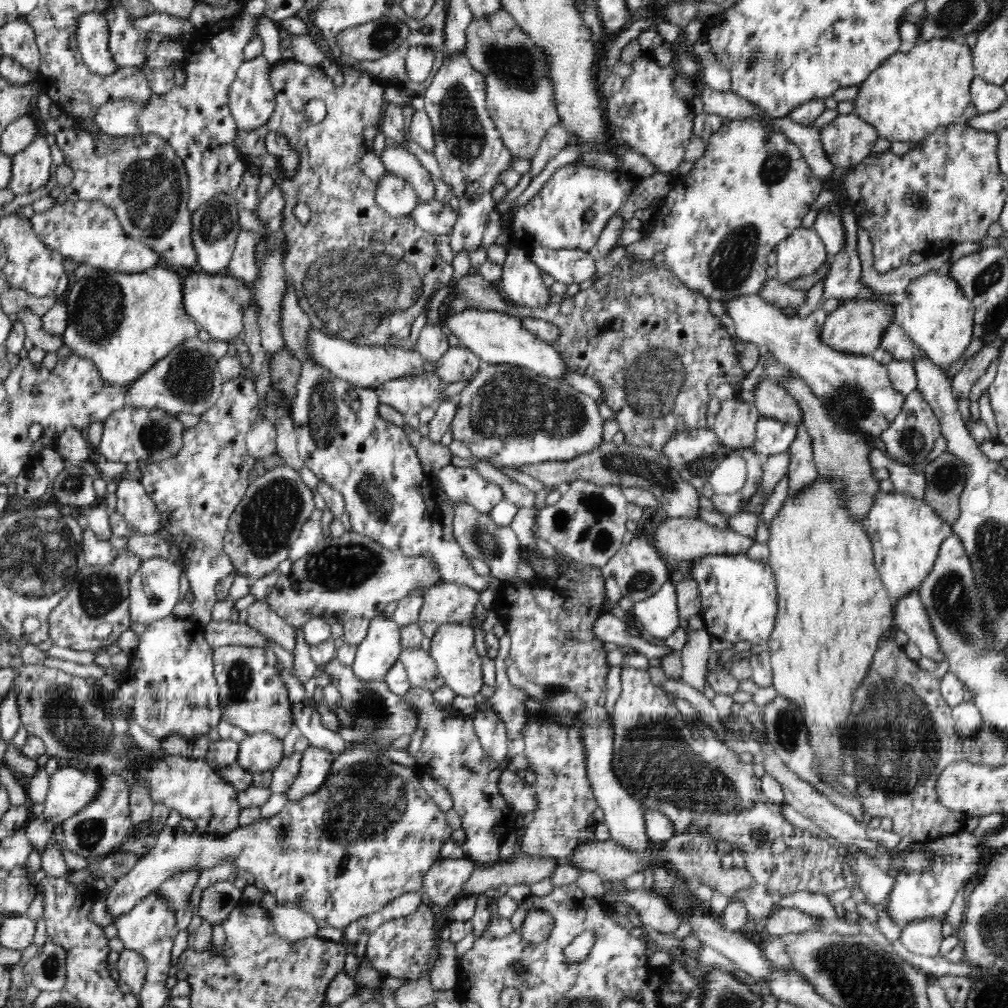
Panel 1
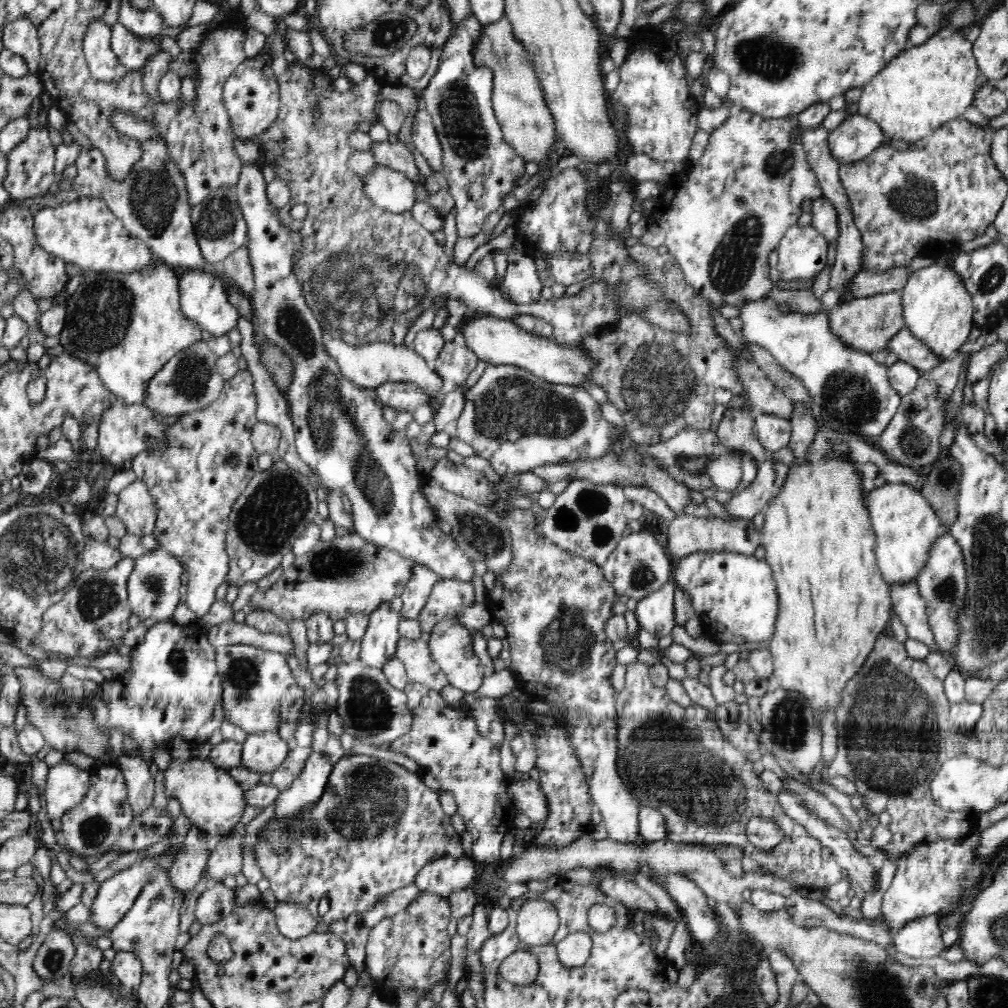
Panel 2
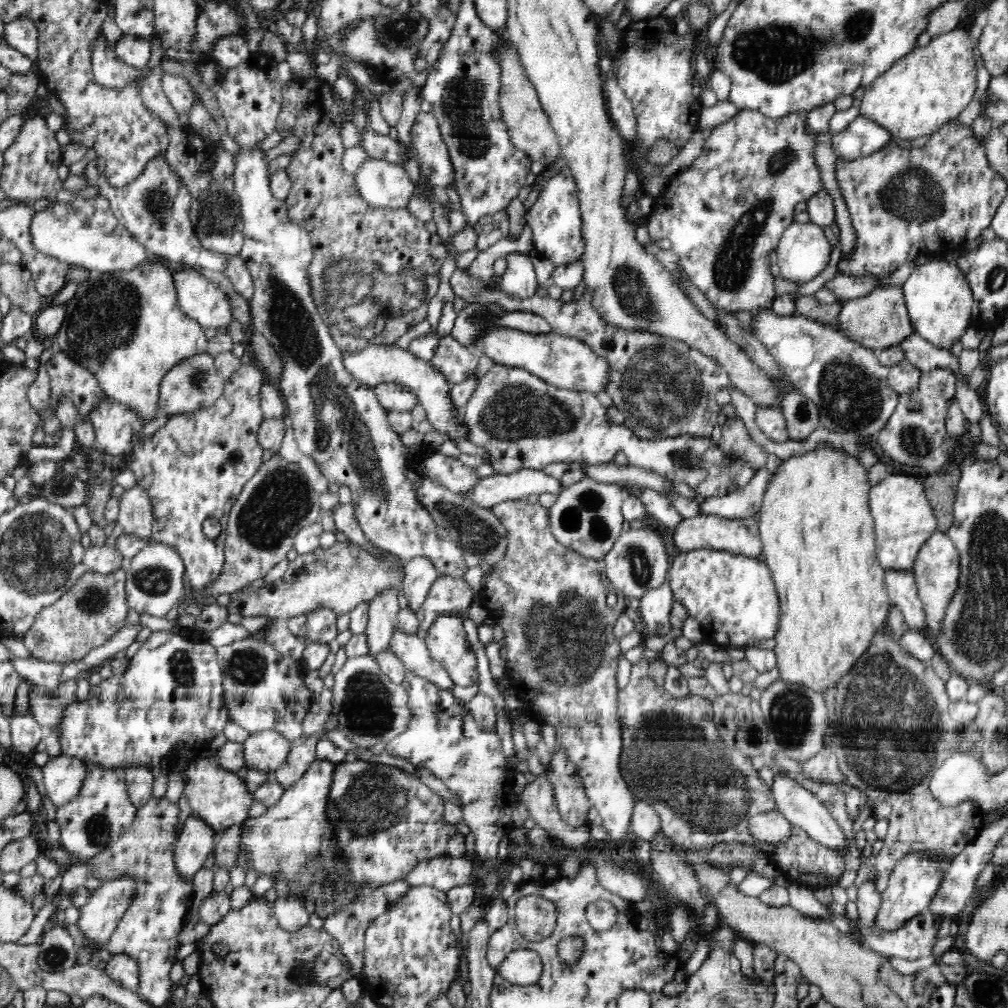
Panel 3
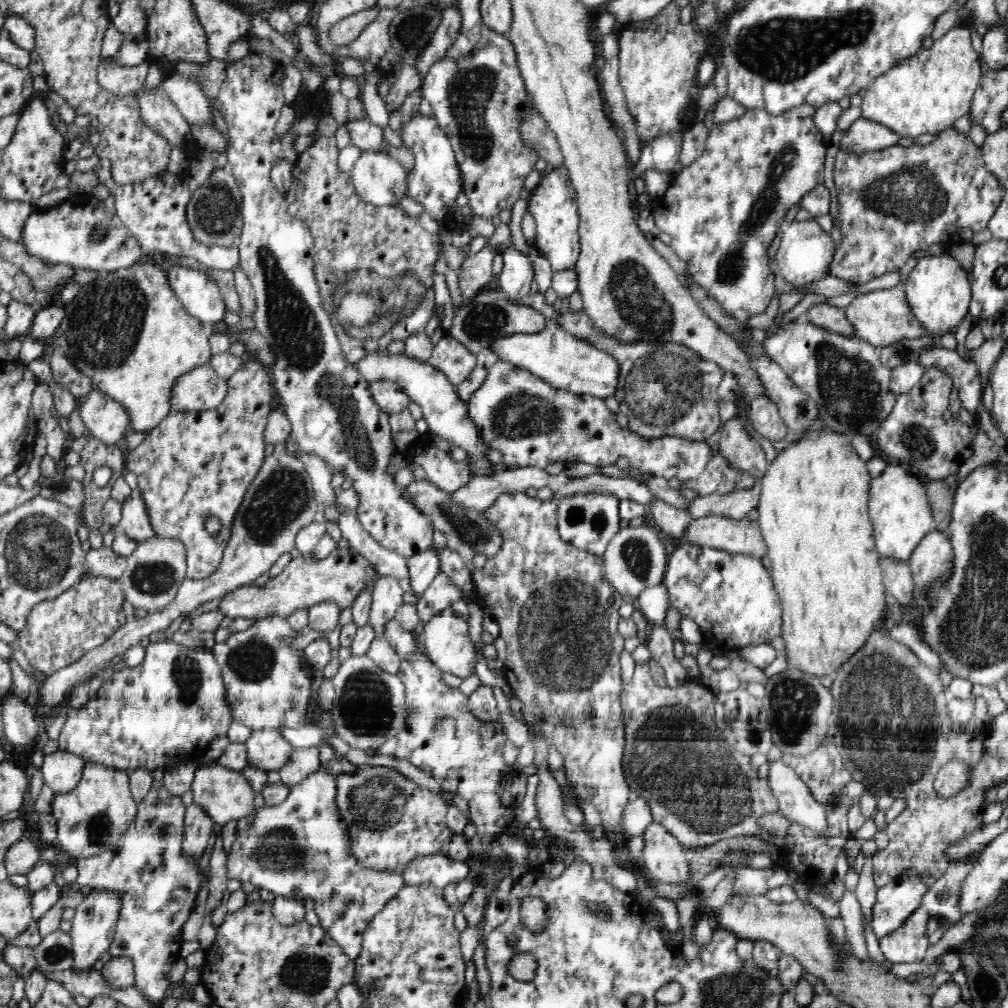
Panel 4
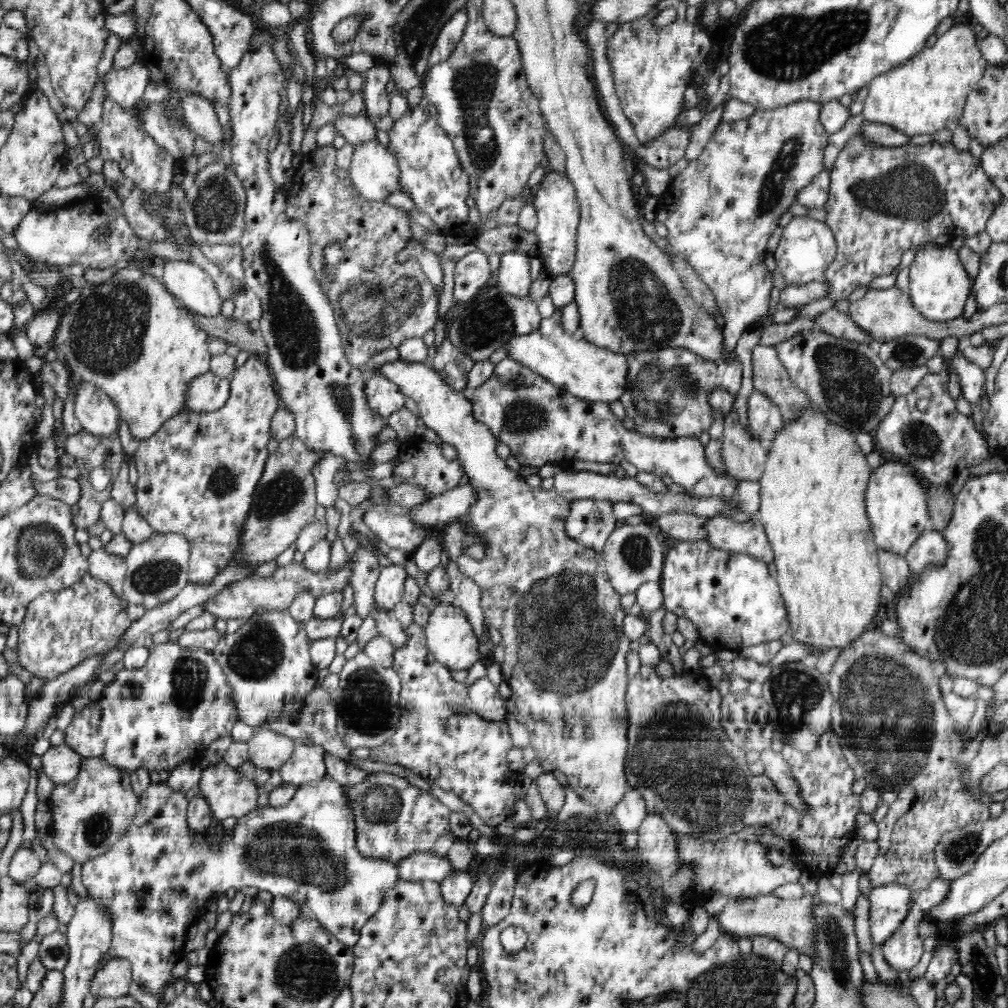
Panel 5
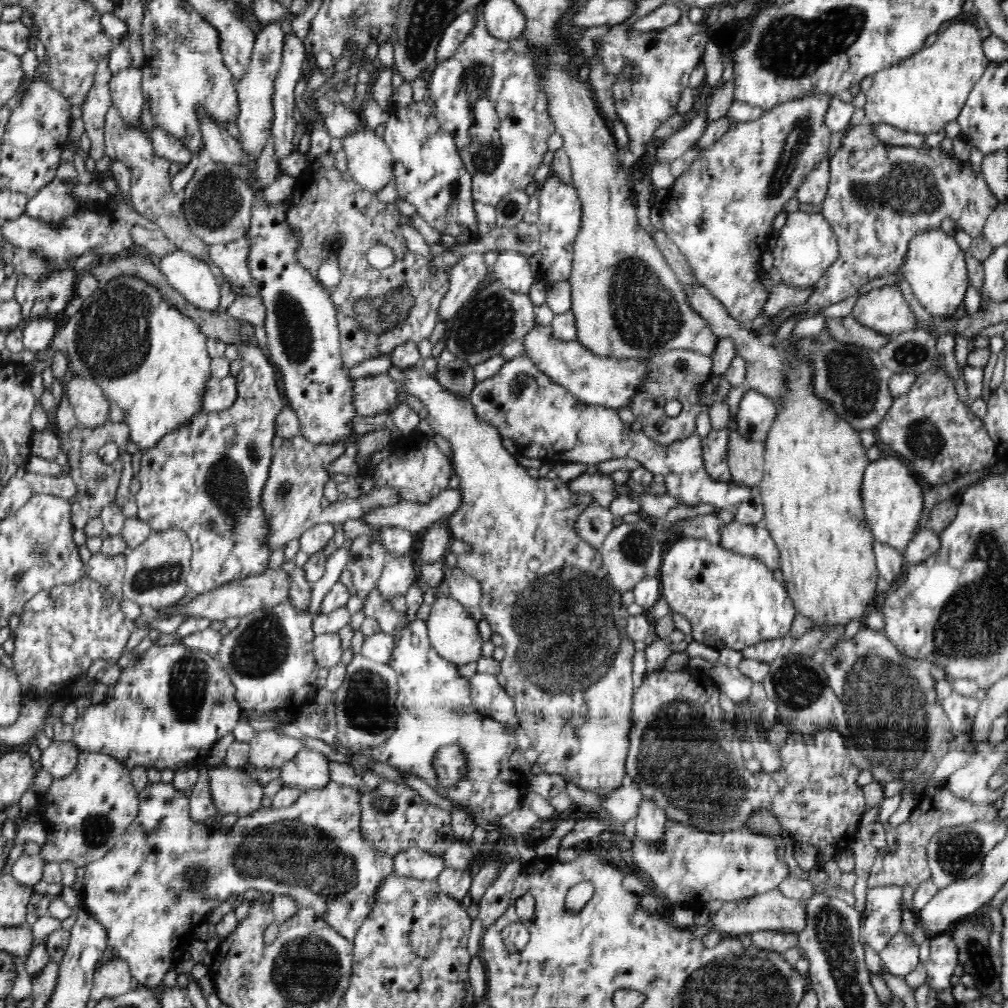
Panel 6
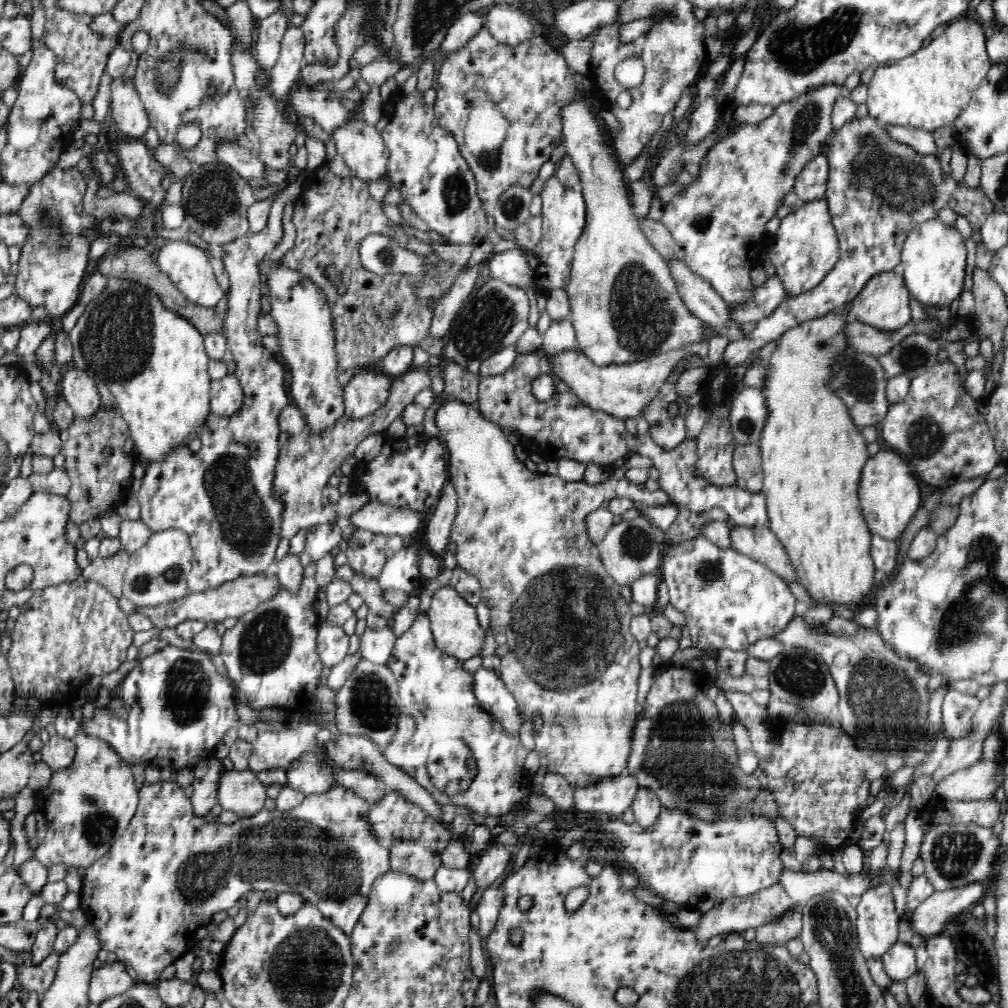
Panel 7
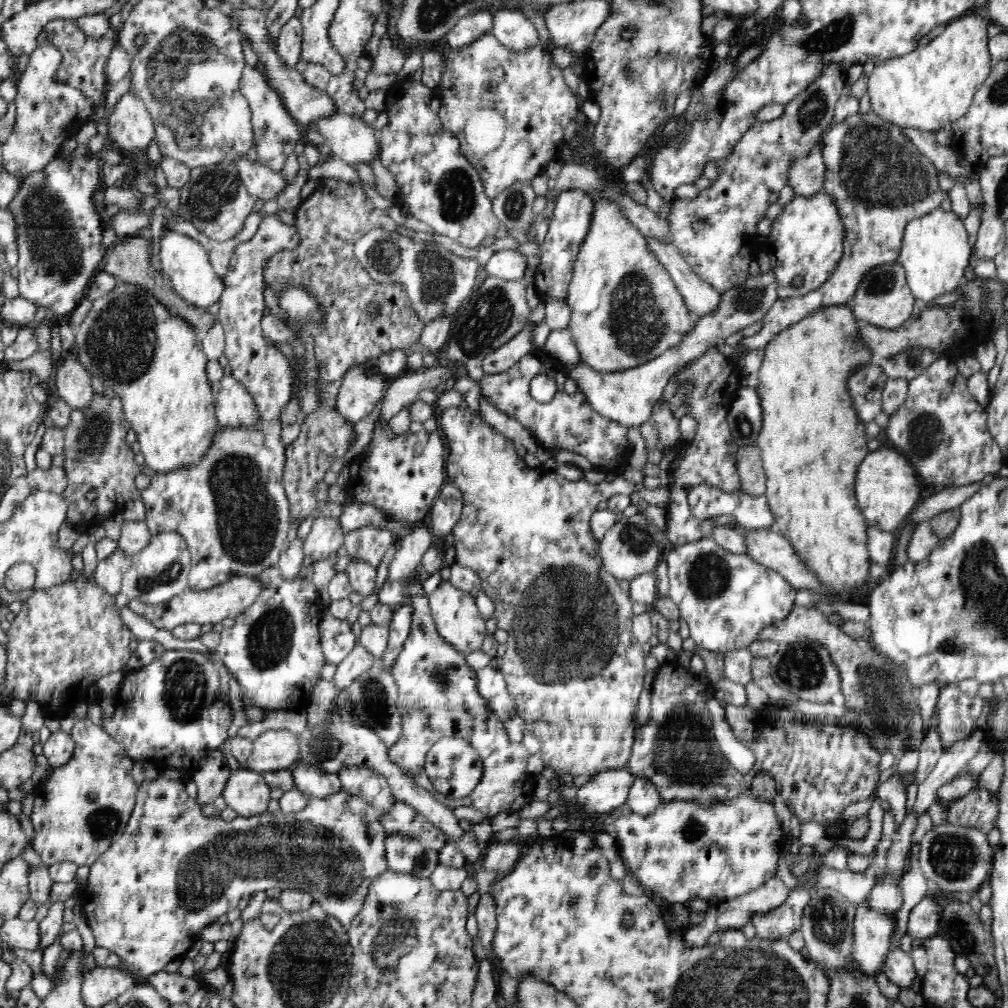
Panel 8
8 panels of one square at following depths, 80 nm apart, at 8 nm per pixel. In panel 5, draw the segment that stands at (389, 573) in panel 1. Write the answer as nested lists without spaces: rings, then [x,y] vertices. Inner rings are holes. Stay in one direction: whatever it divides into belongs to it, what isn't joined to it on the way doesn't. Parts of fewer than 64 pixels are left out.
[[[300,560],[293,561],[285,567],[278,567],[275,572],[266,578],[253,575],[241,579],[238,582],[222,588],[222,592],[210,596],[210,600],[204,601],[205,610],[216,618],[230,620],[241,618],[246,620],[254,616],[256,612],[270,612],[270,610],[288,609],[292,600],[300,592],[309,592],[316,598],[330,594],[330,592],[343,592],[344,588],[351,585],[352,569],[350,565],[344,565],[338,570],[327,568],[323,571],[312,571],[304,566]]]

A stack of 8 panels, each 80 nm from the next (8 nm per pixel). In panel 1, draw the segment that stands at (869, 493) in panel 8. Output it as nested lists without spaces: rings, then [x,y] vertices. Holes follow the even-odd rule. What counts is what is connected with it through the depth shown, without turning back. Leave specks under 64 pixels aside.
[[[895,489],[889,493],[878,493],[863,524],[873,545],[874,564],[881,581],[889,592],[890,600],[896,603],[906,594],[919,590],[922,580],[934,566],[940,544],[952,536],[953,525],[939,518],[924,500],[910,497],[908,492]]]

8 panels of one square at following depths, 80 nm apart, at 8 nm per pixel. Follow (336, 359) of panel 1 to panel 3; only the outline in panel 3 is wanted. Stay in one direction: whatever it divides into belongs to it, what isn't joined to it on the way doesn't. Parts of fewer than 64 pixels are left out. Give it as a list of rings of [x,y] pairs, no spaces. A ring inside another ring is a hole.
[[[381,342],[370,344],[354,354],[345,351],[342,355],[346,371],[370,388],[381,383],[397,383],[414,394],[418,403],[426,410],[427,420],[434,427],[434,431],[447,435],[448,439],[453,441],[470,438],[470,429],[466,429],[463,414],[458,413],[458,408],[454,406],[454,400],[450,397],[449,382],[430,362],[414,356],[408,349]]]

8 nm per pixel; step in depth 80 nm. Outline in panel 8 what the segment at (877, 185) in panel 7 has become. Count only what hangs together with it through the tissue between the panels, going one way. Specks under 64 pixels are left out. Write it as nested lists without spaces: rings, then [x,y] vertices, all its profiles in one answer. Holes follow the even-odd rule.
[[[870,109],[865,114],[855,113],[846,117],[846,120],[834,122],[820,137],[822,160],[826,166],[823,192],[829,193],[836,201],[841,215],[841,223],[845,227],[845,252],[841,262],[833,272],[830,280],[819,289],[810,291],[808,295],[796,298],[779,298],[770,307],[764,319],[761,320],[760,331],[753,336],[743,337],[739,344],[743,346],[743,352],[763,348],[780,329],[798,321],[806,313],[810,313],[819,307],[851,303],[858,288],[862,276],[870,272],[878,264],[886,264],[888,261],[899,261],[899,254],[903,242],[903,232],[908,221],[914,217],[920,217],[924,213],[941,205],[948,200],[948,193],[944,193],[938,187],[937,169],[930,159],[926,158],[916,144],[909,139],[900,125],[896,125],[878,116]]]

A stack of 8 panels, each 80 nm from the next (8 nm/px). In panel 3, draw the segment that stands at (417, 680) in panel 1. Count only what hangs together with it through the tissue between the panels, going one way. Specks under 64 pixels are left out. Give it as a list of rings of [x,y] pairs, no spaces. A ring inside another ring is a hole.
[[[396,628],[390,641],[392,653],[405,664],[407,670],[428,682],[432,681],[438,688],[454,688],[455,684],[450,675],[431,659],[424,639]]]

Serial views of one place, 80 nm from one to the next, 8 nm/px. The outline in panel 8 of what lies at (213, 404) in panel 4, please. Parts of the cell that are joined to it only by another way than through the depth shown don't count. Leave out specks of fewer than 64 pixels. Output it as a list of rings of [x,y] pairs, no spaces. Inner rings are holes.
[[[232,375],[219,383],[211,384],[214,409],[219,425],[223,429],[238,431],[252,429],[262,422],[257,402]]]

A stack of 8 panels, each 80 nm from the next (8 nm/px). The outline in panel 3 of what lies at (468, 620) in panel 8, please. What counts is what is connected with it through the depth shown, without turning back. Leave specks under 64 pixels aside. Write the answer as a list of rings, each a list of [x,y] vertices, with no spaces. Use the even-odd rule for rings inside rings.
[[[458,615],[438,616],[430,624],[424,641],[431,659],[434,659],[450,675],[456,686],[472,686],[472,684],[478,683],[476,656],[466,640],[462,617]]]

